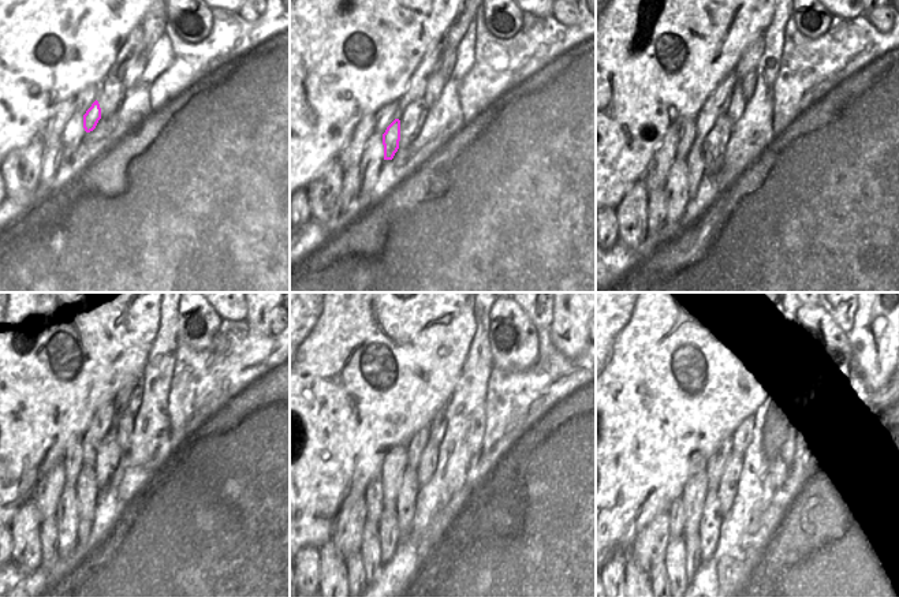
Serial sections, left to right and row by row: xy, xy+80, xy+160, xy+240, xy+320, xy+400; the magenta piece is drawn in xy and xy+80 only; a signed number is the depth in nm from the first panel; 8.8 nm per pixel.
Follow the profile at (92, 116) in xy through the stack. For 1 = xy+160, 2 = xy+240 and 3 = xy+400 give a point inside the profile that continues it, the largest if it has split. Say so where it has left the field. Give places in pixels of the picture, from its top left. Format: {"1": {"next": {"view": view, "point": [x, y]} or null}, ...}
{"1": {"next": {"view": "xy+160", "point": [696, 164]}}, "2": {"next": {"view": "xy+240", "point": [86, 487]}}, "3": {"next": {"view": "xy+400", "point": [692, 541]}}}

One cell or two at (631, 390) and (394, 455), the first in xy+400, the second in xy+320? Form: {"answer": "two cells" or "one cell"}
{"answer": "two cells"}

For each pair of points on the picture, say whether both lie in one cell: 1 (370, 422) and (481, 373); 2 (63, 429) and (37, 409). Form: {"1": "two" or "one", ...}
{"1": "two", "2": "one"}

